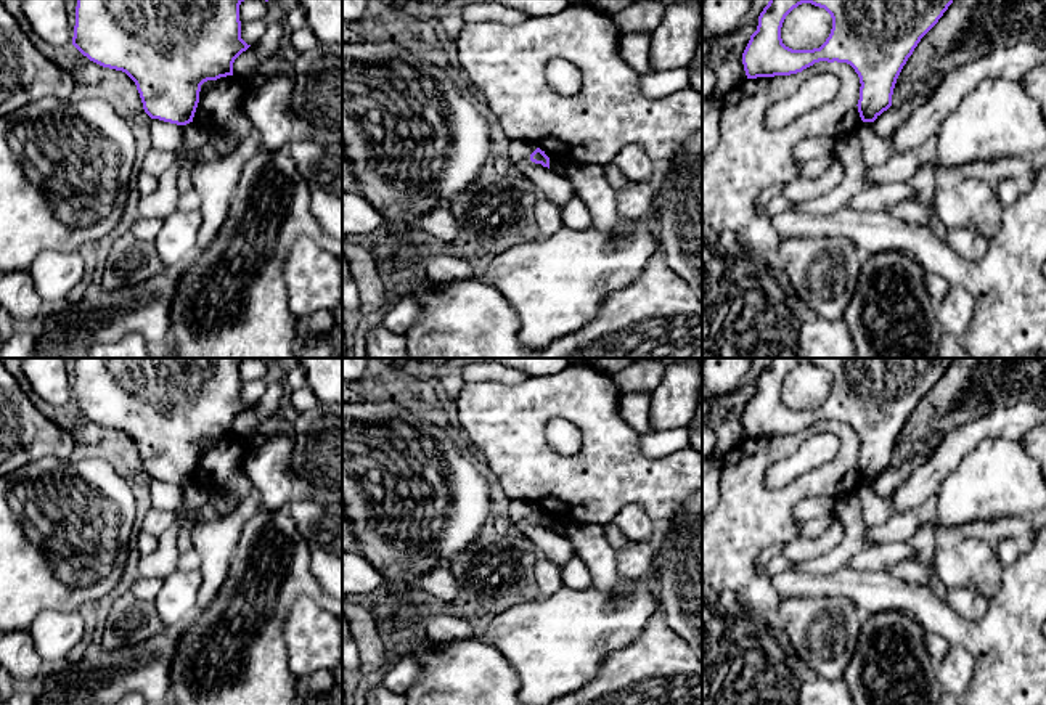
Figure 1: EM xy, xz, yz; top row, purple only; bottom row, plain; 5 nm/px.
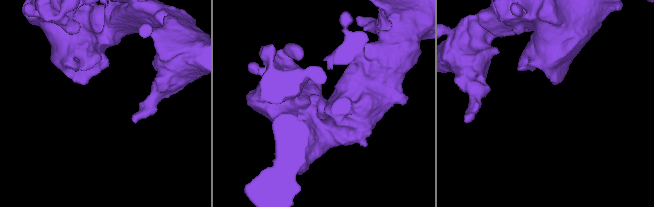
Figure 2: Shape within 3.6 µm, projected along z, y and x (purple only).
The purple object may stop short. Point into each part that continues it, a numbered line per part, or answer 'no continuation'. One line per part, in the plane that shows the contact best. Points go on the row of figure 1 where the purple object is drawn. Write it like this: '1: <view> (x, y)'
no continuation

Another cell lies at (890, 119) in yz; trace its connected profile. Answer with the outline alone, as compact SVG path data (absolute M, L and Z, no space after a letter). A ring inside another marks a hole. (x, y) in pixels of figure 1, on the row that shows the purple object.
M921 93L898 109L889 108L881 116L877 116L877 119L872 122L872 127L879 133L889 133L897 127L903 125L917 108L925 104L927 100L929 100L929 95Z

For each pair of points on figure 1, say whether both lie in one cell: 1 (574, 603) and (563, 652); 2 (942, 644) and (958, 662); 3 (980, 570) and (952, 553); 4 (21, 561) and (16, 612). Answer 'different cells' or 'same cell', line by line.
1: same cell
2: different cells
3: same cell
4: same cell

